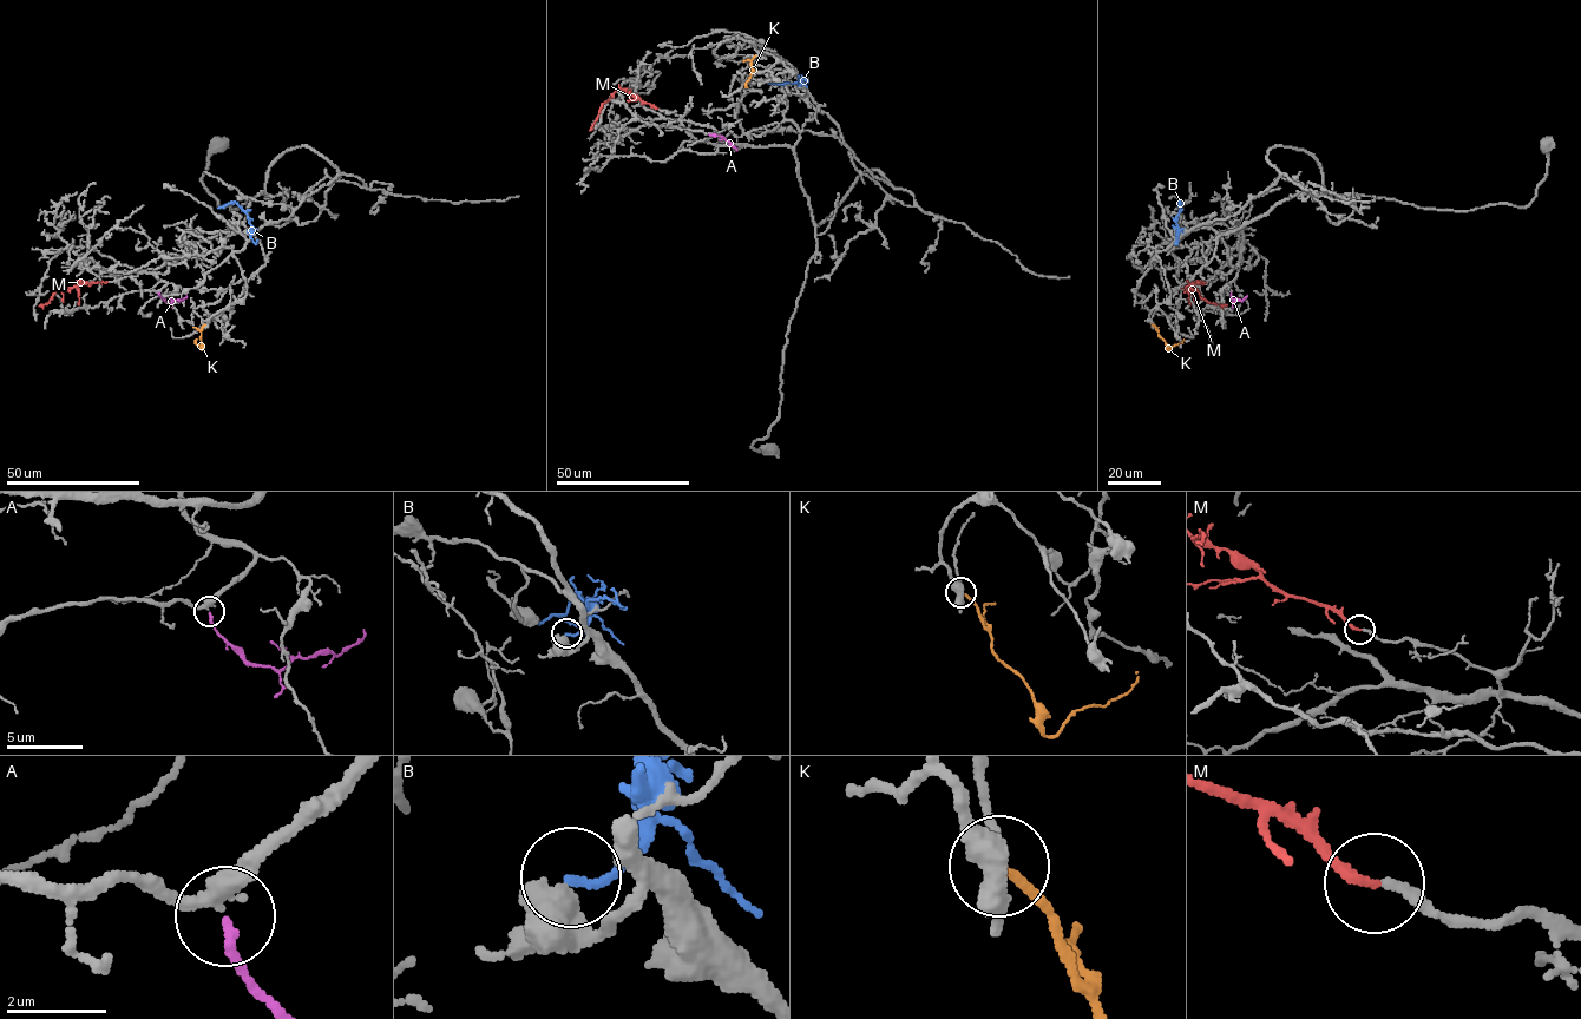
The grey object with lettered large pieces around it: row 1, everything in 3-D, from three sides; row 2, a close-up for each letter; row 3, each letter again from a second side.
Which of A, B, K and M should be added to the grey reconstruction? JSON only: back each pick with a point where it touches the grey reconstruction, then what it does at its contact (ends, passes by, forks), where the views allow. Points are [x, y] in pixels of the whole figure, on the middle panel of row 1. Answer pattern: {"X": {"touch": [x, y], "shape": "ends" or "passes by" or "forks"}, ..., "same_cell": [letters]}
{"A": {"touch": [709, 135], "shape": "ends"}, "M": {"touch": [657, 109], "shape": "ends"}, "same_cell": ["A", "M"]}

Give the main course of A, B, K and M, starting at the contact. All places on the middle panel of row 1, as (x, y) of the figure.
A: (709, 135), (722, 137), (736, 150)
B: (796, 85), (800, 79), (793, 84), (767, 84)
K: (754, 56), (745, 85), (748, 87)
M: (656, 109), (617, 90), (602, 104), (590, 130)

